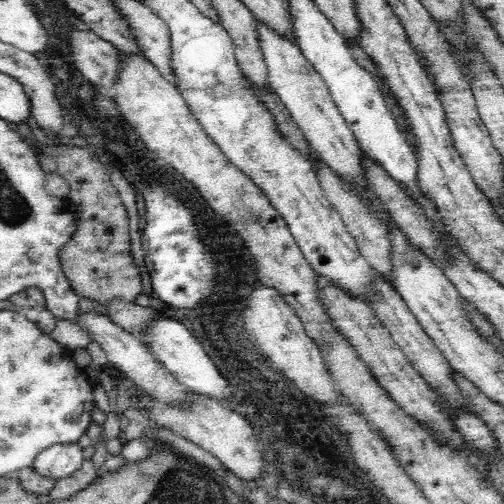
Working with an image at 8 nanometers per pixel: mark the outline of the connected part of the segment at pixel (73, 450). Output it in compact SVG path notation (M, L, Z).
M83 444L52 446L37 454L28 468L39 476L52 480L54 483L66 480L66 478L74 476L85 464L82 449Z

